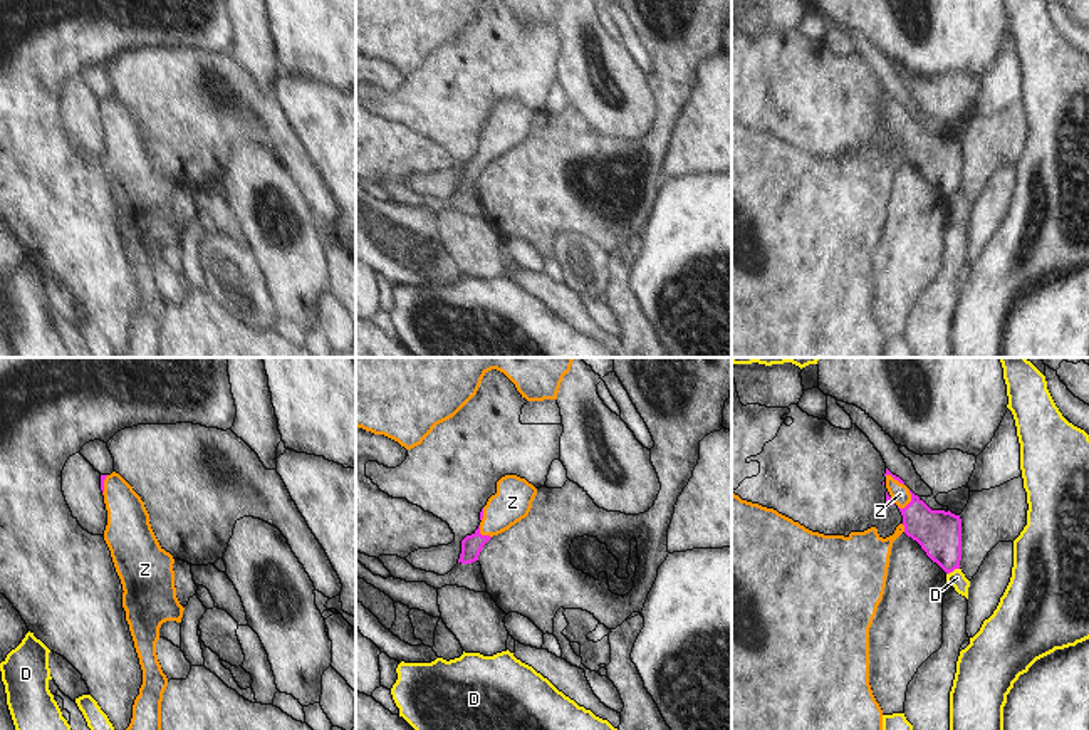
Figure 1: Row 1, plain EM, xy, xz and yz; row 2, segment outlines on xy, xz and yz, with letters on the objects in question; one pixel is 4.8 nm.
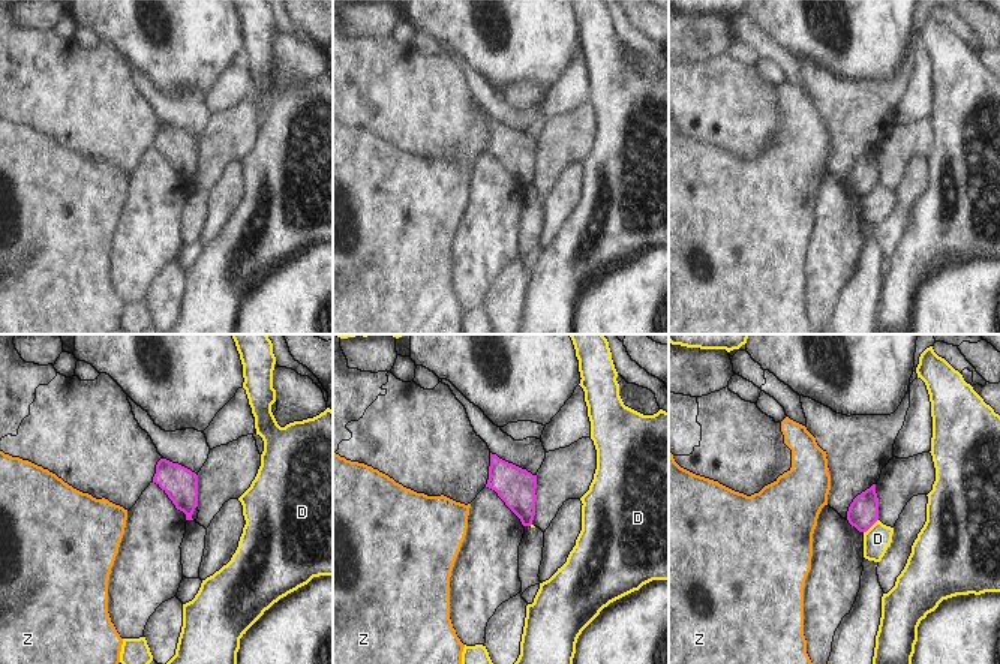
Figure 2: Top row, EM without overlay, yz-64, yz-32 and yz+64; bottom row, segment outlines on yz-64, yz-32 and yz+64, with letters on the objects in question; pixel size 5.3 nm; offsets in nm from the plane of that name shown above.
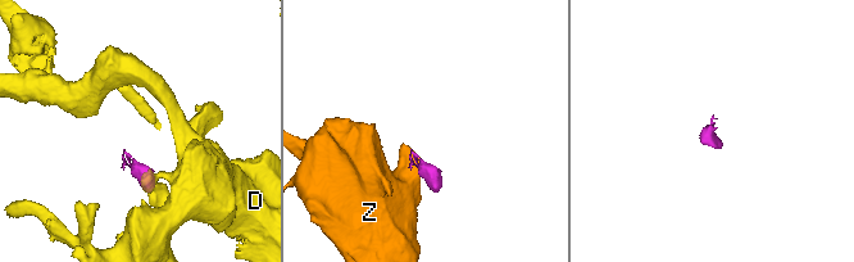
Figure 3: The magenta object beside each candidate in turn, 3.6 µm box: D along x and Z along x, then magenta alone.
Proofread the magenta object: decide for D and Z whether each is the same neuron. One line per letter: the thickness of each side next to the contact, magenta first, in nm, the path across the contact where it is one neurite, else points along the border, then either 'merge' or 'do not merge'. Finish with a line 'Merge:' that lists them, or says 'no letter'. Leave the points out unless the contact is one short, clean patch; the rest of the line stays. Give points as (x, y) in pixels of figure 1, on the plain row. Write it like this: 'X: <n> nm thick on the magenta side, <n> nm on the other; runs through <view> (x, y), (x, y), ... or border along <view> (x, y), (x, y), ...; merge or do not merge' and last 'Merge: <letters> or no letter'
D: 220 nm thick on the magenta side, 80 nm on the other; border along yz (958, 192), (947, 198); do not merge
Z: 220 nm thick on the magenta side, 90 nm on the other; runs through yz (938, 156), (911, 125), (900, 118); merge
Merge: Z

